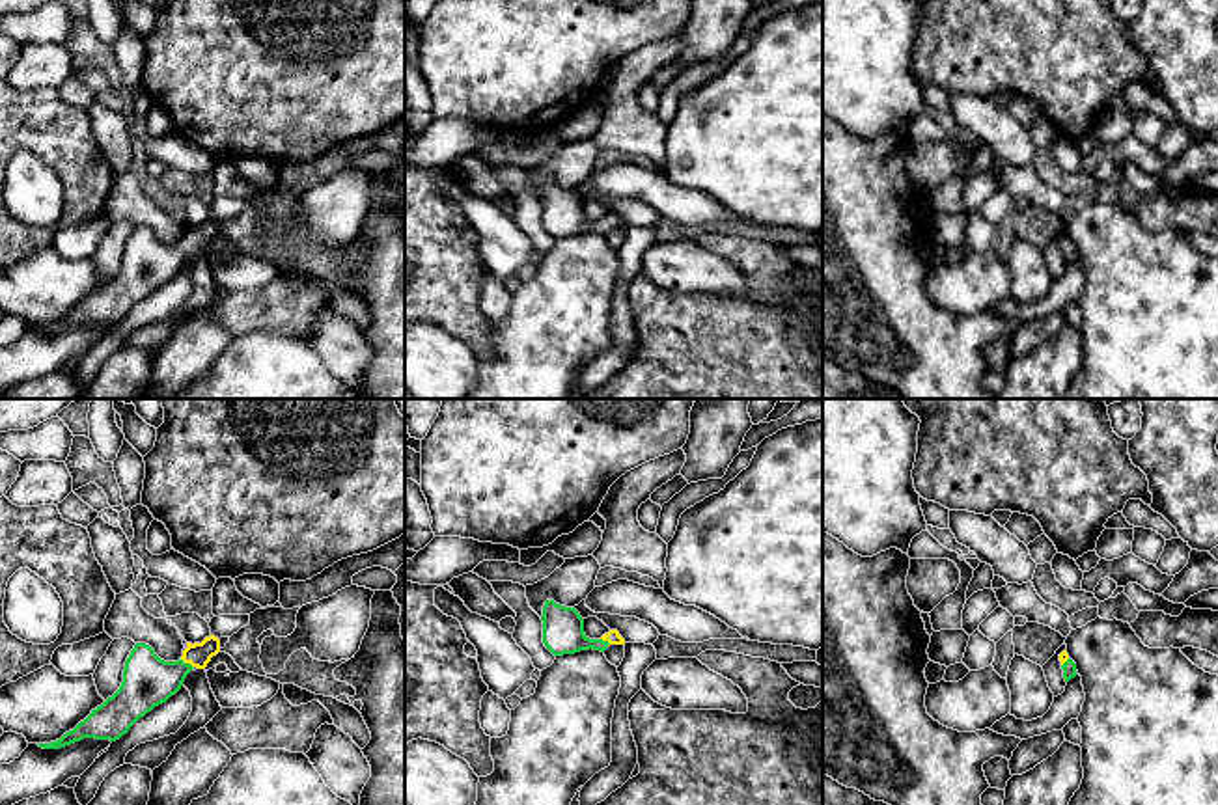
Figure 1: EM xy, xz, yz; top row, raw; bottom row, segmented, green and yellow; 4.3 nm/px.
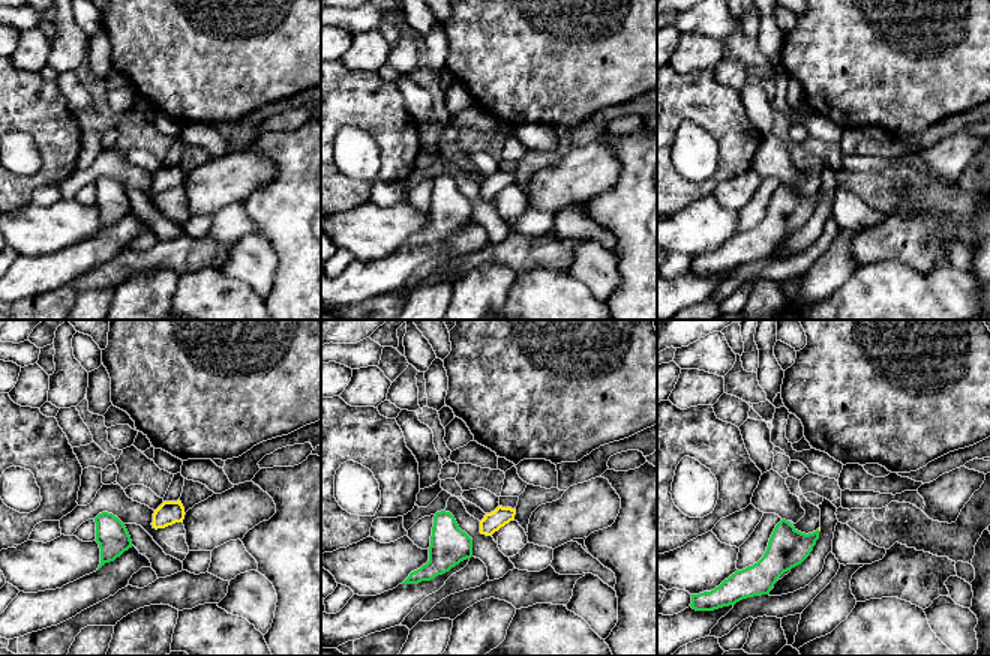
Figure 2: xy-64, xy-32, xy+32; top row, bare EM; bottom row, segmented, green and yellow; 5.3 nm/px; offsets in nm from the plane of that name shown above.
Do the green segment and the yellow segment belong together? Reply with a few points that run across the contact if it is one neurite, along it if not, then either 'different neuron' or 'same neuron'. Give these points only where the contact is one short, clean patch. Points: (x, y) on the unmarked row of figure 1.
line xy (148, 263), (165, 261), (187, 246), (198, 237); same neuron

